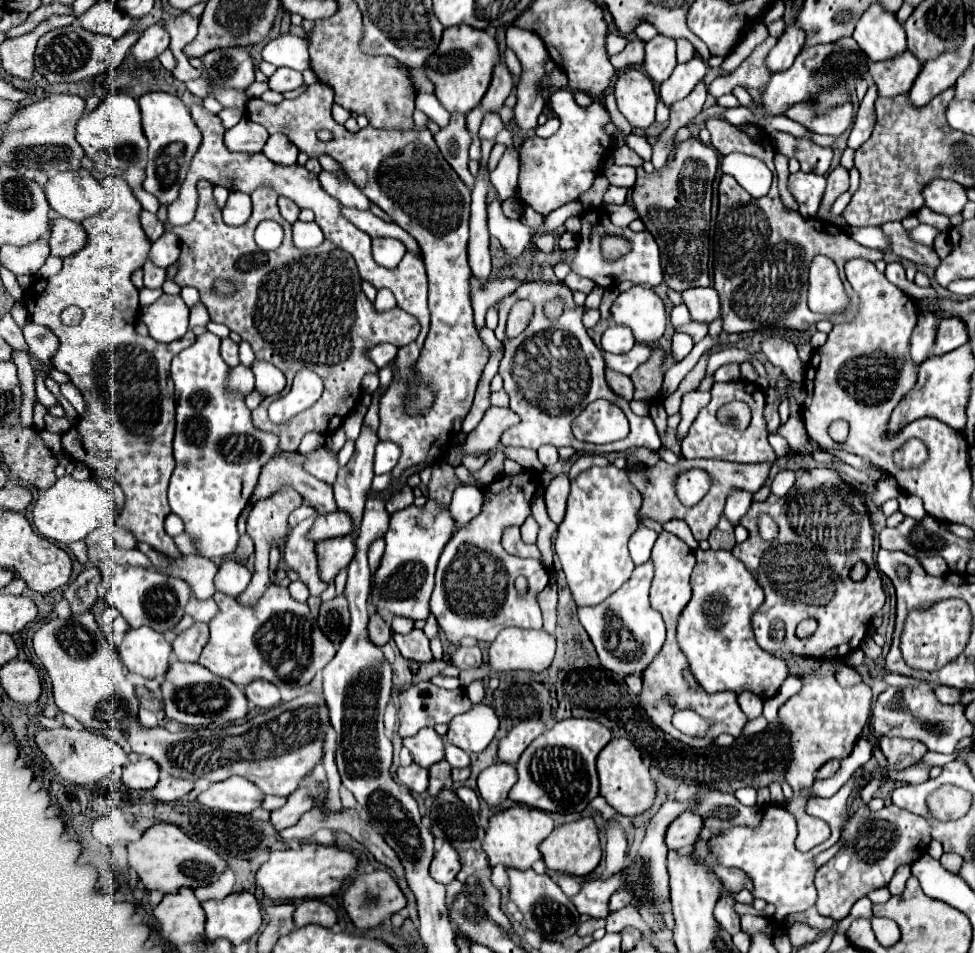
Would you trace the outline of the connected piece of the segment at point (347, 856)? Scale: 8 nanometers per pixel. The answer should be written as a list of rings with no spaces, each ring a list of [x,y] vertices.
[[[300,844],[298,850],[272,852],[268,862],[256,872],[256,886],[270,900],[312,900],[324,898],[336,892],[344,880],[356,870],[358,858],[352,852],[340,850],[338,846],[320,846],[320,844]]]

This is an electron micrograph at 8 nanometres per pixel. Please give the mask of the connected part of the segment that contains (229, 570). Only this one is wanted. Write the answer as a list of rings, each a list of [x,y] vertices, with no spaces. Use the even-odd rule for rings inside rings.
[[[224,560],[216,574],[216,588],[228,596],[240,596],[244,588],[248,588],[252,574],[242,562]]]

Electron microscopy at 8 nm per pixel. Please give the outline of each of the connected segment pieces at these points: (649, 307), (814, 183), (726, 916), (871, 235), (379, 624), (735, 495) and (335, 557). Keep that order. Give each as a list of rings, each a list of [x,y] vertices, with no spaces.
[[[632,286],[612,304],[612,320],[632,328],[642,344],[656,342],[666,330],[666,308],[662,298],[648,286]]]
[[[790,174],[788,178],[788,190],[792,194],[792,198],[798,204],[798,210],[804,218],[814,218],[822,200],[826,188],[826,178],[824,176],[816,176],[816,174]]]
[[[730,894],[722,896],[716,902],[714,918],[720,924],[720,928],[724,928],[728,934],[738,934],[740,932],[740,916],[734,912],[734,900],[730,898]]]
[[[850,228],[848,232],[856,242],[860,242],[864,246],[878,248],[878,250],[888,250],[888,242],[886,242],[880,228]]]
[[[376,612],[370,616],[370,622],[368,622],[368,640],[372,640],[372,644],[376,644],[378,648],[388,644],[390,640],[390,628],[384,622],[384,618]]]
[[[734,488],[730,494],[728,494],[728,500],[726,500],[726,508],[724,508],[724,514],[730,518],[730,522],[738,522],[740,516],[748,510],[752,502],[752,494],[750,492],[740,492],[740,488]]]
[[[348,534],[336,540],[320,540],[316,544],[316,552],[320,560],[320,578],[330,582],[342,568],[350,564],[352,556],[356,554],[356,538]]]

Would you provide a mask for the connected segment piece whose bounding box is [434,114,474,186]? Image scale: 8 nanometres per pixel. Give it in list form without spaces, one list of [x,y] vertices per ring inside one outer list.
[[[452,114],[448,126],[440,128],[434,134],[434,140],[446,158],[446,162],[458,172],[458,176],[472,186],[474,176],[468,170],[468,148],[470,148],[470,132],[466,128],[466,116],[464,114]]]

